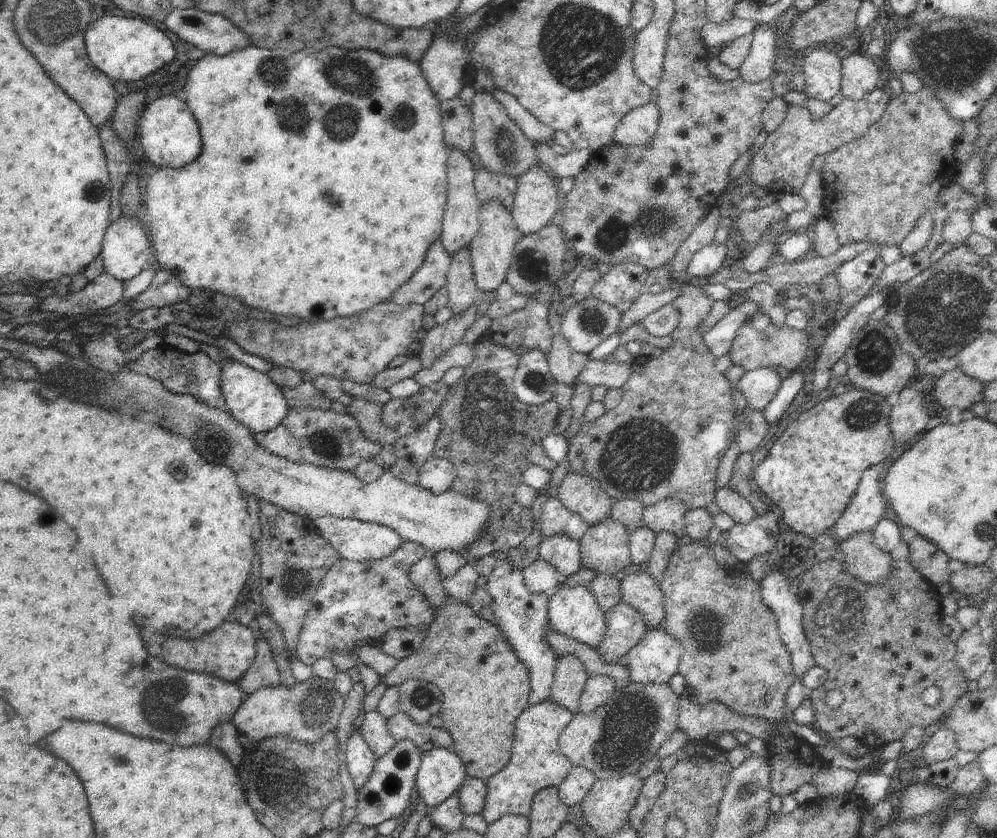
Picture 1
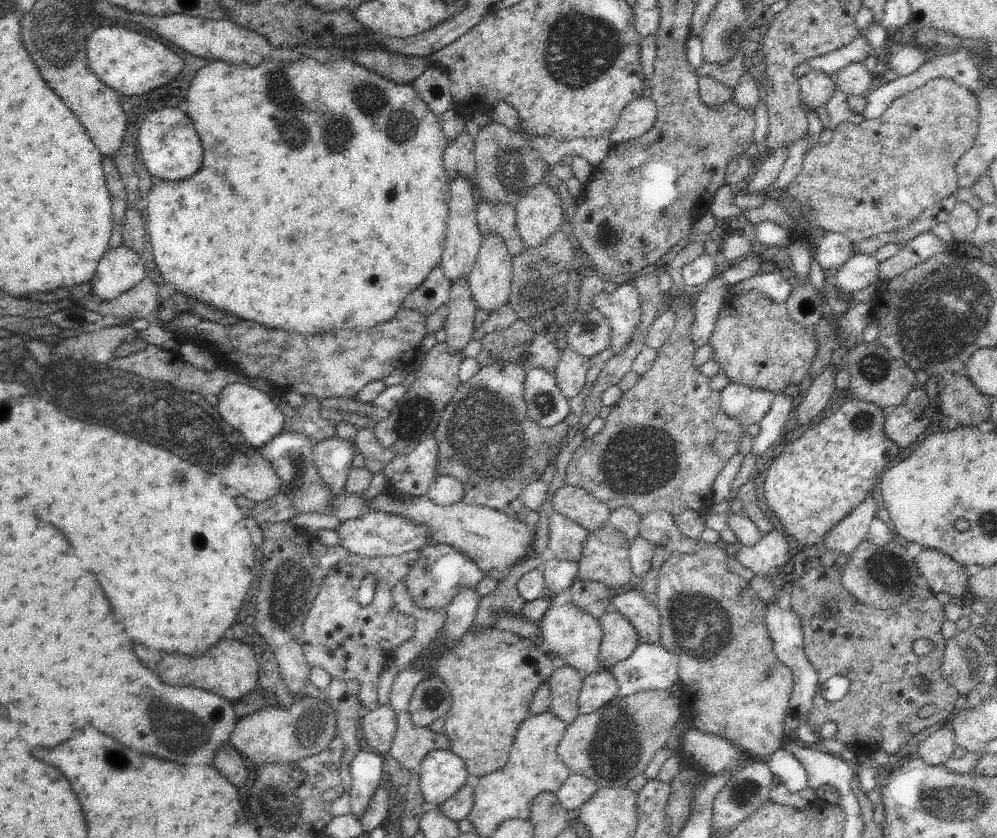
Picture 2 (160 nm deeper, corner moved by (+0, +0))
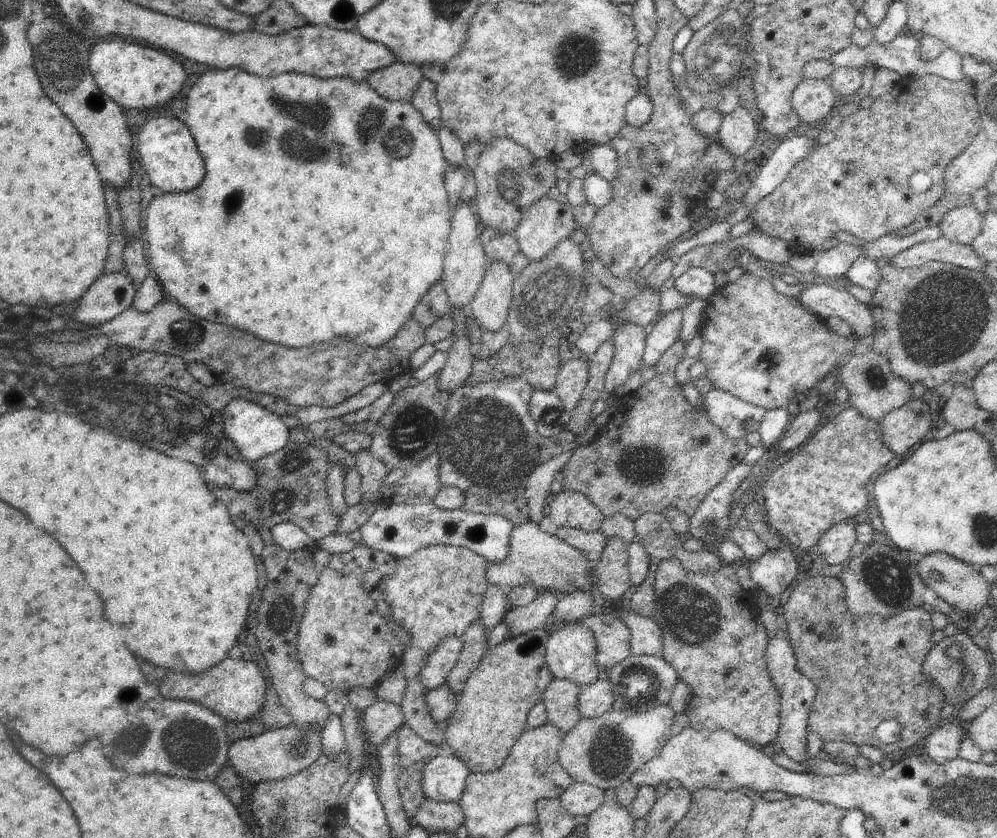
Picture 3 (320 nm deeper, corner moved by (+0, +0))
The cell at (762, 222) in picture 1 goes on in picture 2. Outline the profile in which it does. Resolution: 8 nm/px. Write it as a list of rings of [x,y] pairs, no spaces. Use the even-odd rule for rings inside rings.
[[[936,77],[920,88],[893,100],[876,118],[865,119],[860,124],[848,121],[838,124],[831,132],[833,135],[829,142],[817,142],[806,151],[800,173],[781,190],[780,198],[767,195],[765,202],[759,207],[742,210],[733,203],[736,196],[730,185],[724,184],[716,190],[709,209],[719,223],[743,212],[754,225],[771,220],[774,224],[786,226],[790,234],[800,234],[800,228],[811,232],[822,228],[828,233],[842,233],[850,242],[858,244],[872,235],[908,226],[924,210],[957,192],[956,163],[972,148],[978,134],[978,122],[980,113],[977,95],[954,79]],[[791,198],[798,200],[800,216],[806,218],[804,226],[800,226],[788,211]]]

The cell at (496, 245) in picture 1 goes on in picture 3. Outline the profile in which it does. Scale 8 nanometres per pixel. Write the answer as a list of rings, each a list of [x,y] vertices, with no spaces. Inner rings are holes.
[[[502,261],[487,265],[485,279],[472,299],[468,313],[481,330],[498,332],[507,321],[515,276]]]

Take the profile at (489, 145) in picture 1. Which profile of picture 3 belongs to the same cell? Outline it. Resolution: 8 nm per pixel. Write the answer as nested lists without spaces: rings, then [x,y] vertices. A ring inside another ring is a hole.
[[[500,137],[485,147],[477,166],[472,170],[481,228],[489,233],[514,234],[529,207],[545,197],[556,185],[556,168],[555,158],[536,158],[527,148],[512,139]]]

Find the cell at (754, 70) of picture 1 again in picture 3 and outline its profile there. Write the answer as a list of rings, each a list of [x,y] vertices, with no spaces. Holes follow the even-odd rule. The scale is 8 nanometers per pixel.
[[[741,106],[736,107],[721,122],[715,134],[719,145],[735,159],[742,156],[754,143],[755,134],[759,129],[754,112]]]

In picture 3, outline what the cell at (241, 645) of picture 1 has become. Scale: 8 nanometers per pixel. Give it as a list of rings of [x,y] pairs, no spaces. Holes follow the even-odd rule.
[[[229,656],[208,672],[199,675],[180,676],[176,672],[168,672],[168,678],[159,686],[159,693],[166,700],[194,703],[220,715],[226,722],[235,723],[258,718],[263,710],[266,692],[266,680],[255,663]]]

